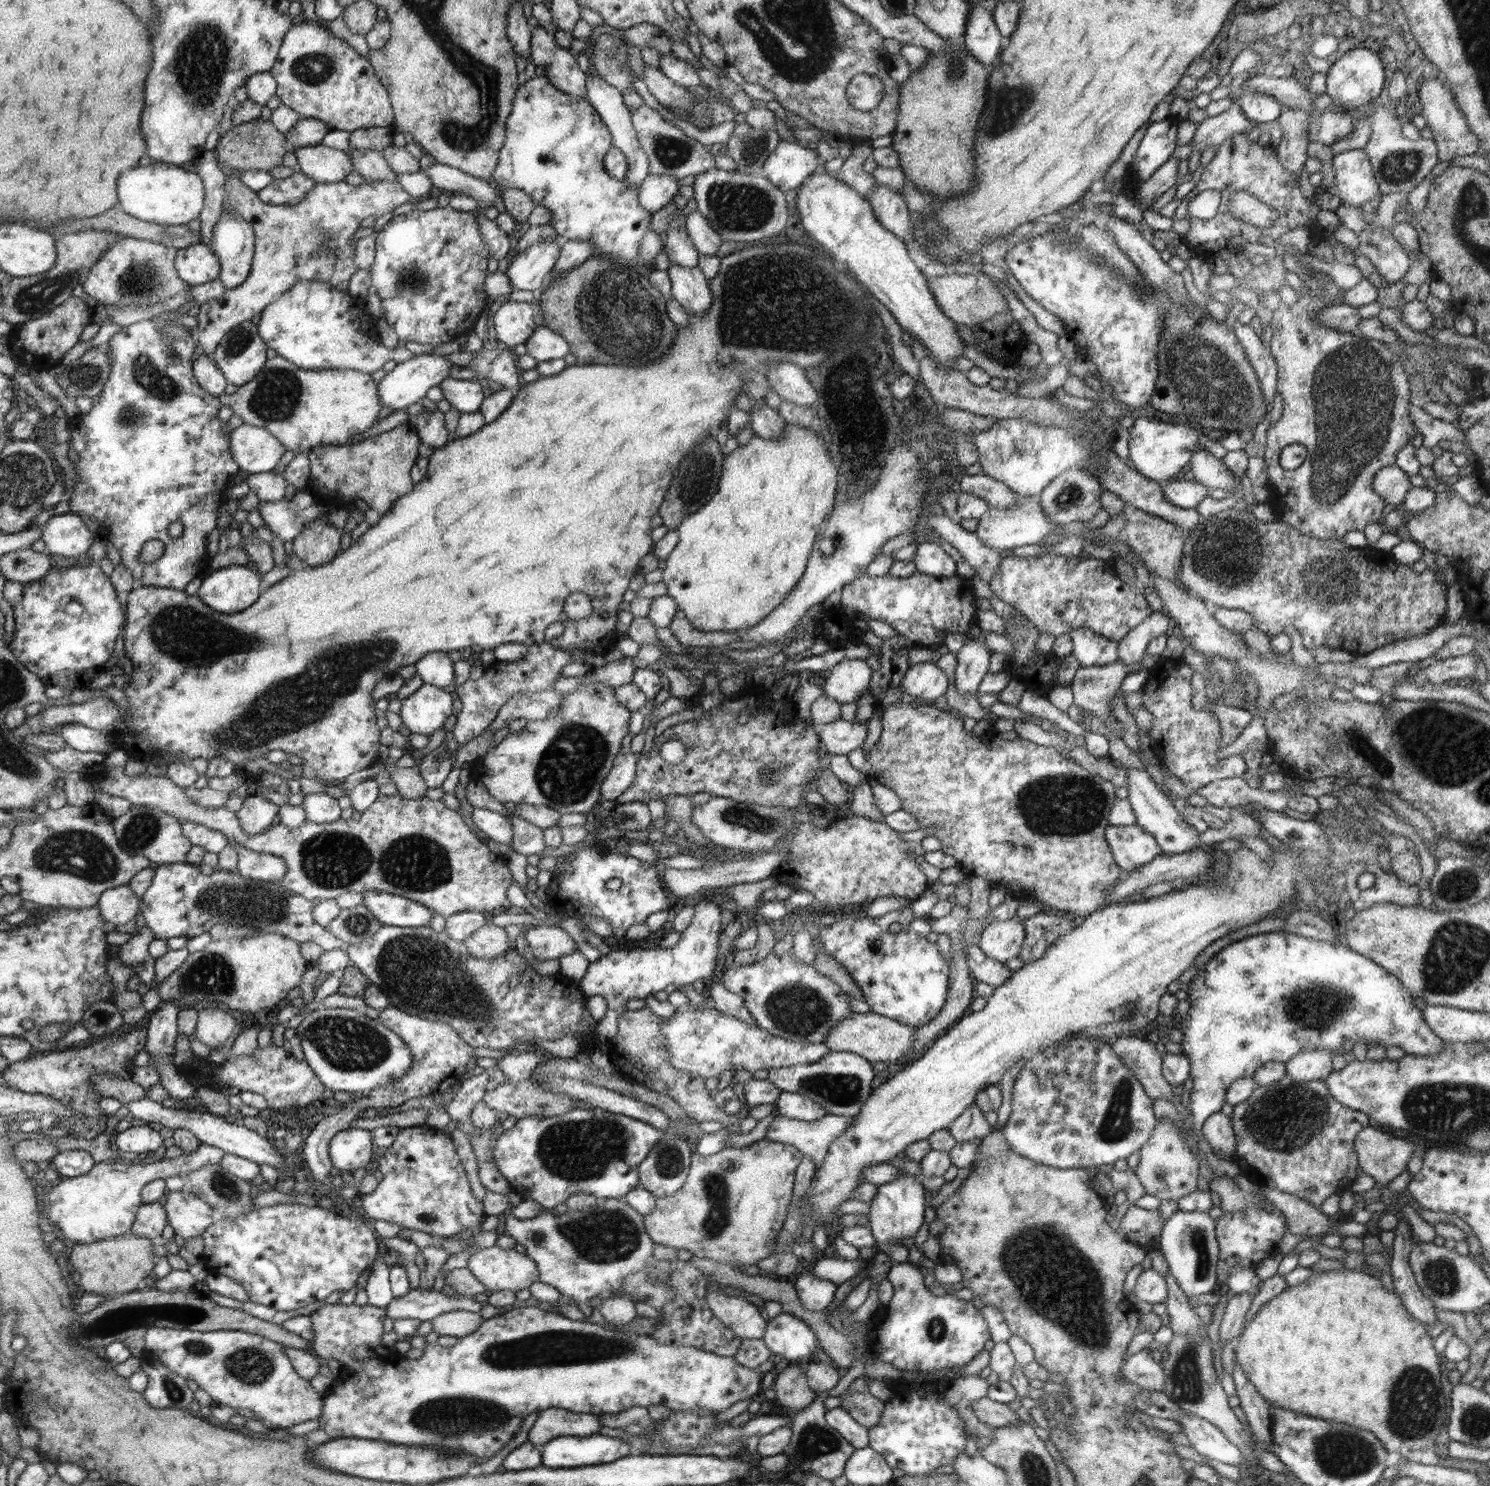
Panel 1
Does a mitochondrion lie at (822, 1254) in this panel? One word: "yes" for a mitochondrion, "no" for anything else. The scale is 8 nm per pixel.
no

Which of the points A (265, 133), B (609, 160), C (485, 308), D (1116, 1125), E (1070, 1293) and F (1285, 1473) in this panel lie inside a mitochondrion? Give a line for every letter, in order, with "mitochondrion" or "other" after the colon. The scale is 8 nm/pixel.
A: other
B: other
C: other
D: mitochondrion
E: mitochondrion
F: other

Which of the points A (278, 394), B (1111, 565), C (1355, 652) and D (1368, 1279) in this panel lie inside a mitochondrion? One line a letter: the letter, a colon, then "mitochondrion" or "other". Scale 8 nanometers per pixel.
A: mitochondrion
B: other
C: other
D: other

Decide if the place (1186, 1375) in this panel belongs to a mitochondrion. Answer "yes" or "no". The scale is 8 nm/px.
yes

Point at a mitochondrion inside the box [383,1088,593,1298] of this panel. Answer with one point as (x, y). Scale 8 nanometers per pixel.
(427, 1216)

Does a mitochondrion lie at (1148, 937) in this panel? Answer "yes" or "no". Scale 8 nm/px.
no

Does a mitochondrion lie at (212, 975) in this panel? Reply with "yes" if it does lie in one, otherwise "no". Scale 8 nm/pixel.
yes

